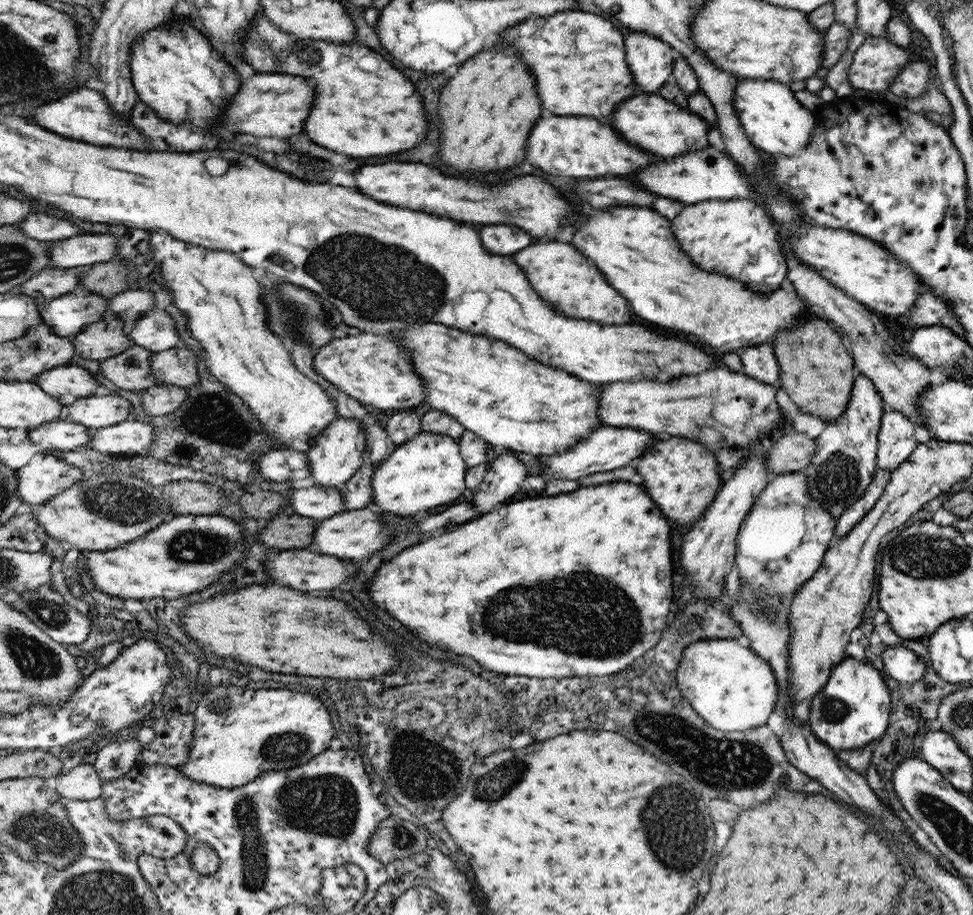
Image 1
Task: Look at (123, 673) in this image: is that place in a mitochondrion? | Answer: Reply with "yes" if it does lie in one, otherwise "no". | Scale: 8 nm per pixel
no

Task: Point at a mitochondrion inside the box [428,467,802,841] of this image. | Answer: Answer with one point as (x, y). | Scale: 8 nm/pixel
(584, 614)

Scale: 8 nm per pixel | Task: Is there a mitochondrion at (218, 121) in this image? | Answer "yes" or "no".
no

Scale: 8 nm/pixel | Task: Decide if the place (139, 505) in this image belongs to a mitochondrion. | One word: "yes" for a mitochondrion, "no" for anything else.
yes

